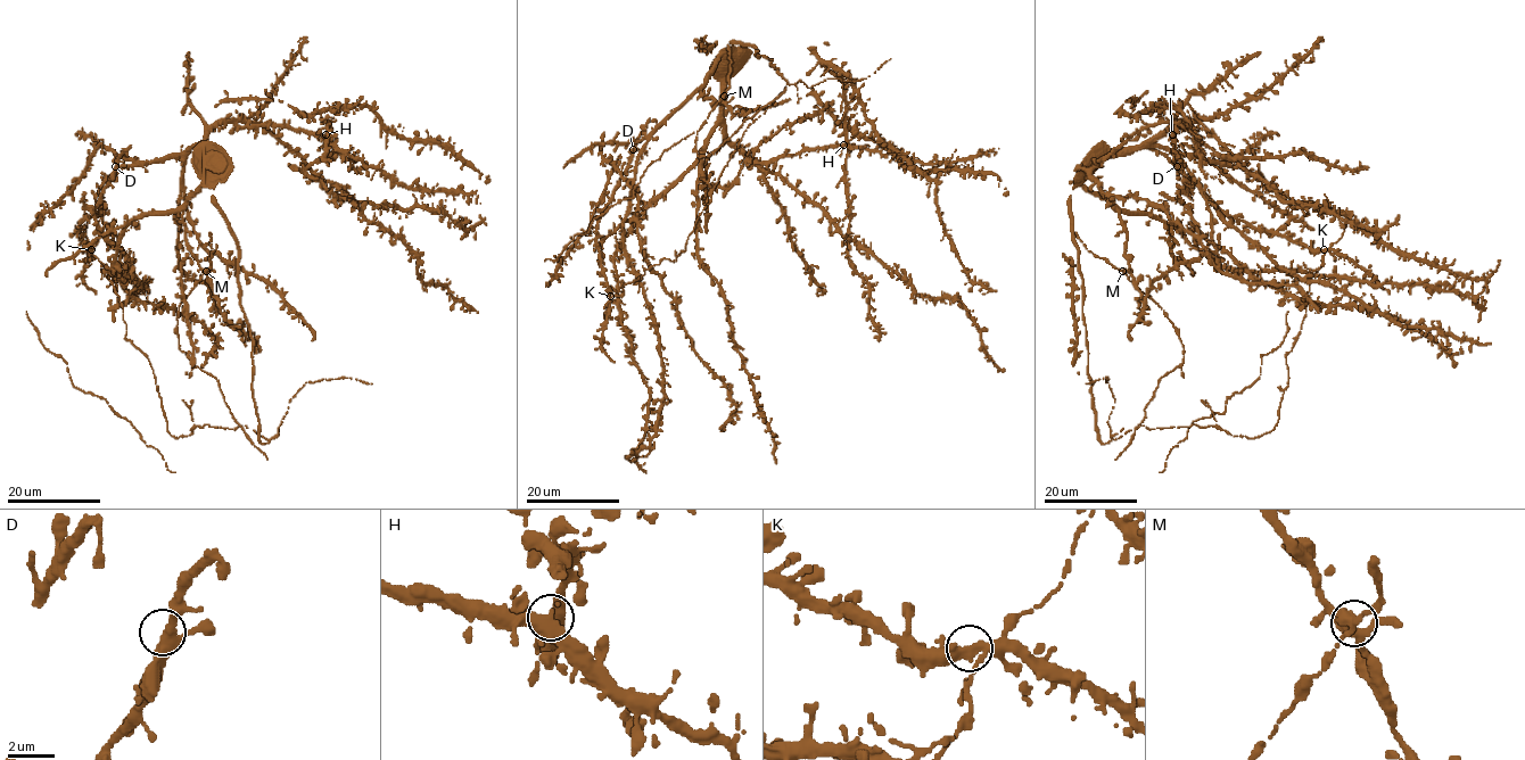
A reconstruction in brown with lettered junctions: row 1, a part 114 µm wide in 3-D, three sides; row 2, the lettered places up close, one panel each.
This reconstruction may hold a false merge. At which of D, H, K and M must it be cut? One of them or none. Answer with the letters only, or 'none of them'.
none of them

